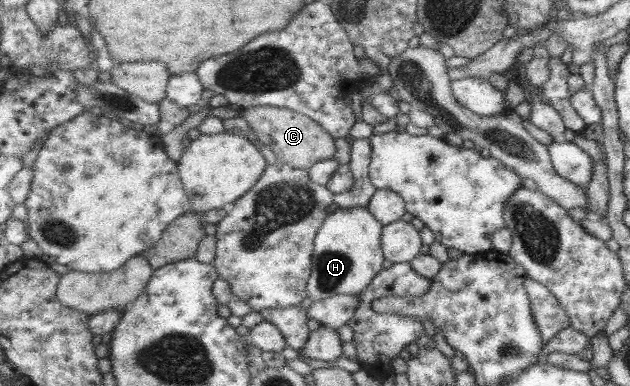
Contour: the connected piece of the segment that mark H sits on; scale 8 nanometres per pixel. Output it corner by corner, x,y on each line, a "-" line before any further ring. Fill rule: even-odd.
367,206
339,207
328,214
316,235
312,276
308,282
311,300
325,300
335,295
357,295
369,288
373,278
383,269
386,259
382,246
383,232
384,225

